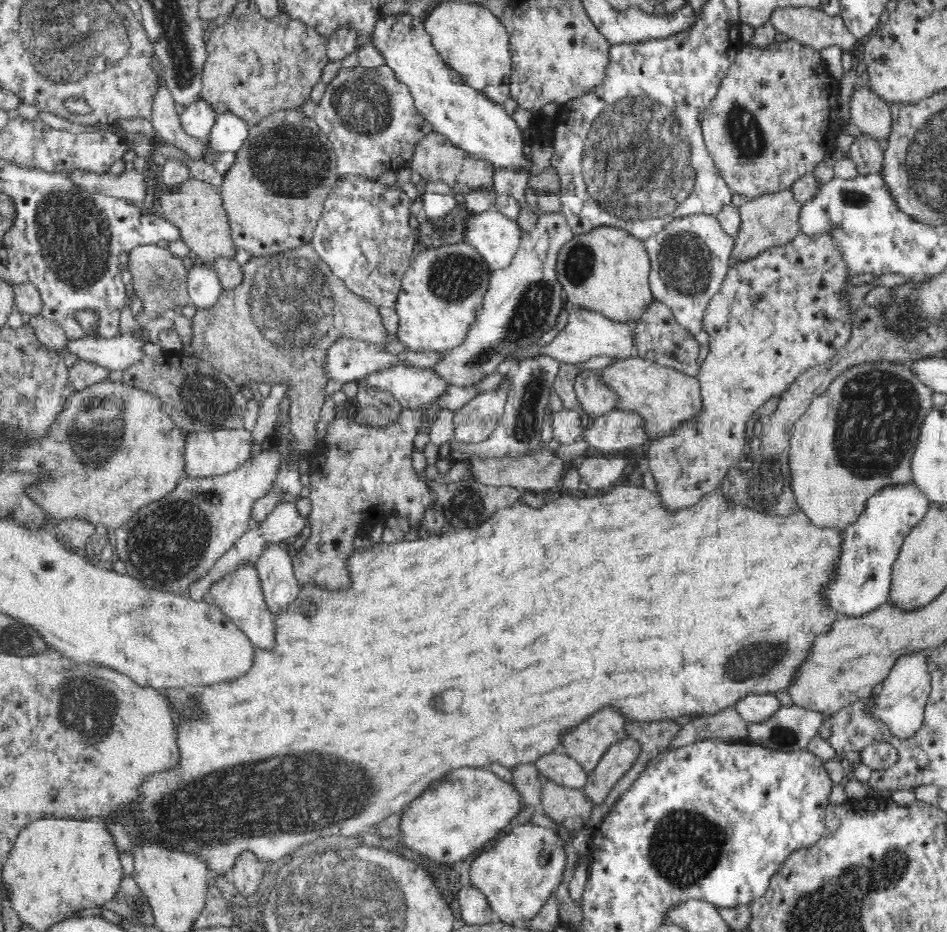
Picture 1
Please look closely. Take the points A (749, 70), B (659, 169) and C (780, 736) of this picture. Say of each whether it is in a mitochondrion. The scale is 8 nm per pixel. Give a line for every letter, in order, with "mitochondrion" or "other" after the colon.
A: other
B: mitochondrion
C: mitochondrion

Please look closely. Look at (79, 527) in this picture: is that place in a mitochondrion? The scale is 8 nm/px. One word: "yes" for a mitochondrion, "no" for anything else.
no

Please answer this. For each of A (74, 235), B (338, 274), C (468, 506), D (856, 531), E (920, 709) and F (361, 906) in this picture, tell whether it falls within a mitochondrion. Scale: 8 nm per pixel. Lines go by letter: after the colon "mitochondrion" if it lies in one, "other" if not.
A: mitochondrion
B: mitochondrion
C: mitochondrion
D: other
E: other
F: mitochondrion

